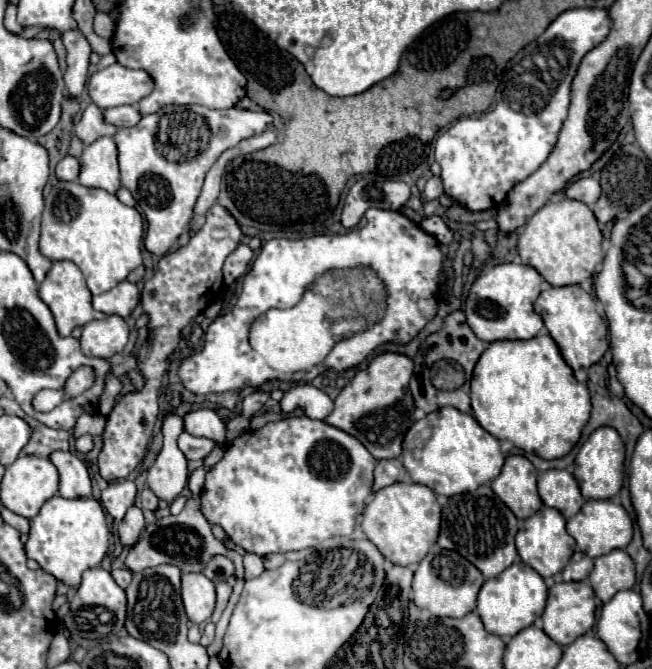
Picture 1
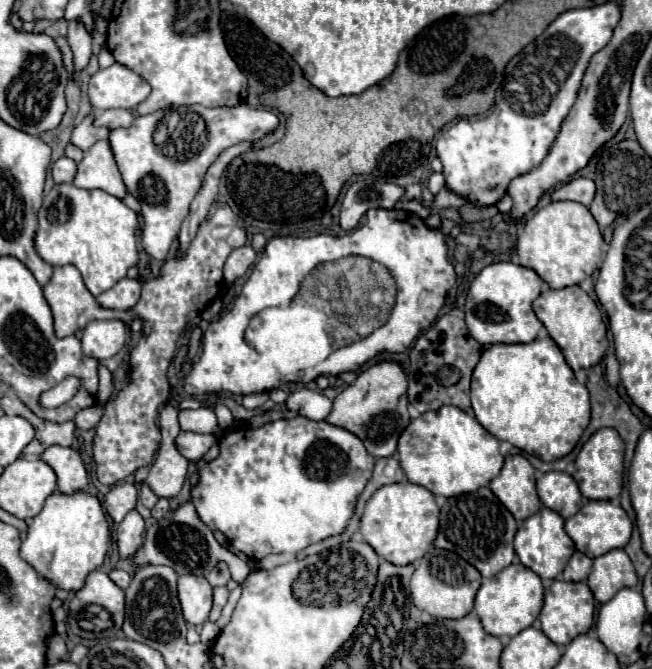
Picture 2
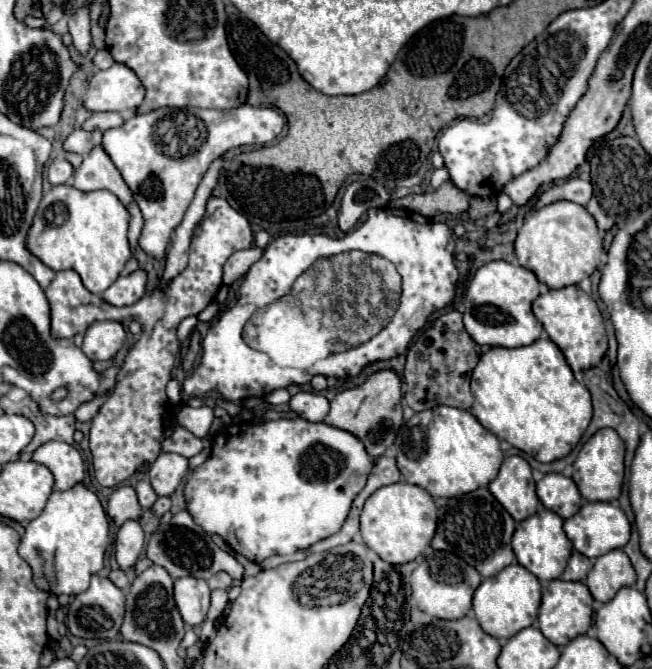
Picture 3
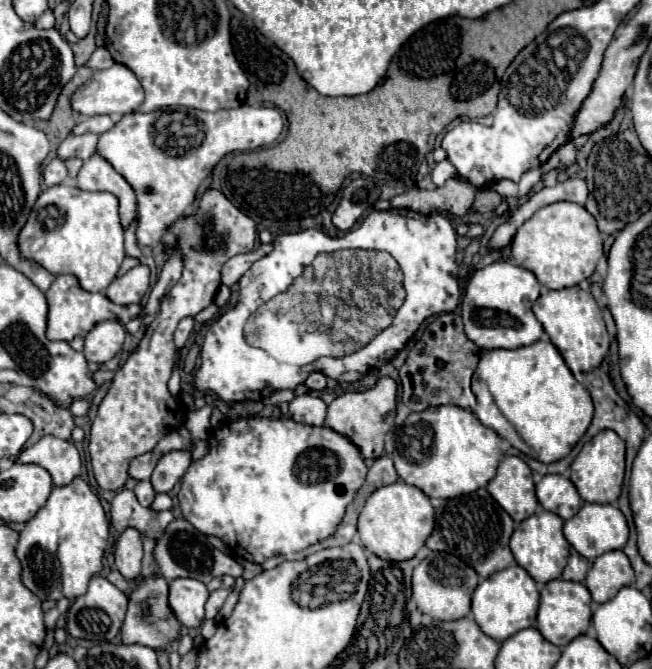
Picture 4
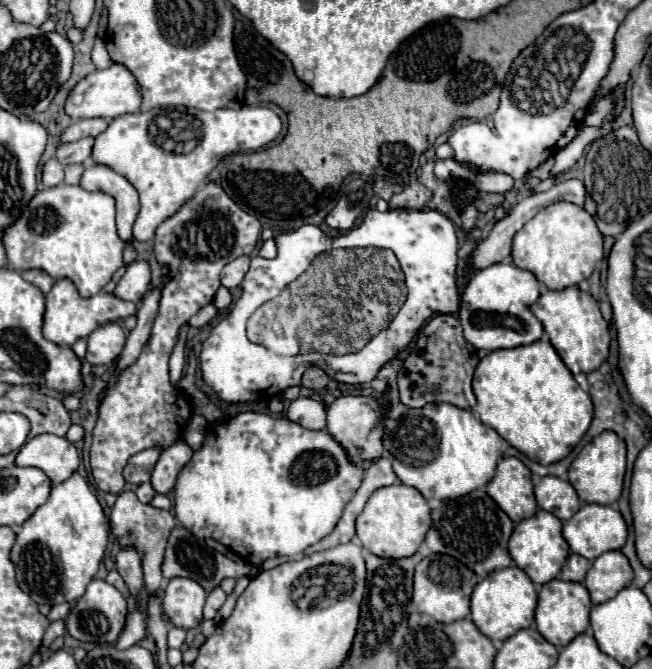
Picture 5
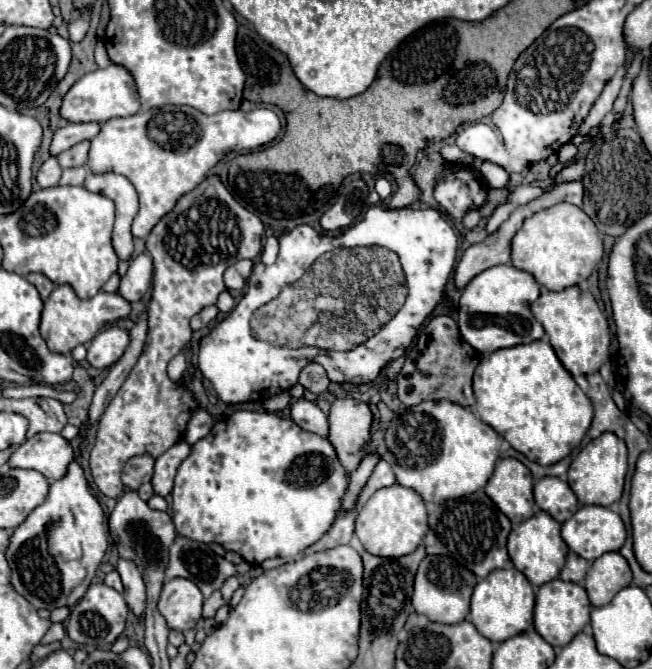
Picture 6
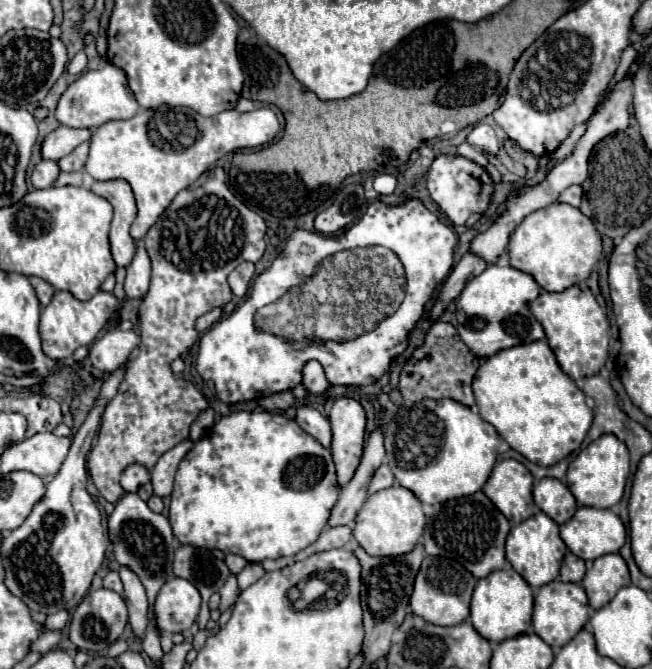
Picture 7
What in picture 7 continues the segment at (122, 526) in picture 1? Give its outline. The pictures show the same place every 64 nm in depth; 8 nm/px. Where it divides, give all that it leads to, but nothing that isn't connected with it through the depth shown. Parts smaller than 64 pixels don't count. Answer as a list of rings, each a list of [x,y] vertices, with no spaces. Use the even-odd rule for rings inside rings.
[[[120,568],[120,578],[124,584],[124,600],[128,604],[128,614],[130,614],[128,622],[132,626],[132,634],[136,636],[136,640],[140,640],[140,632],[146,632],[150,624],[148,598],[146,598],[144,586],[136,578],[136,574],[132,574],[132,570]]]

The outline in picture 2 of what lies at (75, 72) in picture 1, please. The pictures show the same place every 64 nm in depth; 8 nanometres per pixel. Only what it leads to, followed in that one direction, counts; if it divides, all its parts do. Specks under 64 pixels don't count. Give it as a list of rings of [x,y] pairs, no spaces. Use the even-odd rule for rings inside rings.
[[[80,20],[68,22],[68,42],[74,52],[74,72],[78,74],[86,64],[92,54],[92,44],[90,44],[90,32]]]

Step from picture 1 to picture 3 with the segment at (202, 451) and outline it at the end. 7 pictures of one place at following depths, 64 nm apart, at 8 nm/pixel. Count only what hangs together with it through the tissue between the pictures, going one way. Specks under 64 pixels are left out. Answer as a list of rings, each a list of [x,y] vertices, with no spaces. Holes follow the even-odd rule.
[[[182,426],[174,428],[174,434],[162,440],[162,450],[160,452],[176,452],[186,458],[192,458],[198,454],[204,446],[208,446],[210,438],[196,438],[192,432],[184,430]]]

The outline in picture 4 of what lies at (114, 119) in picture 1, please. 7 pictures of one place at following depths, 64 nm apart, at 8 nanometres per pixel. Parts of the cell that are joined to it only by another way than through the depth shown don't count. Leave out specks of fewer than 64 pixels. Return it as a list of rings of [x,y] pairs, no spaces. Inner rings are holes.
[[[90,116],[90,118],[82,118],[82,120],[74,126],[72,134],[76,134],[76,136],[86,134],[86,132],[102,134],[102,132],[110,130],[112,126],[114,126],[114,118],[110,118],[110,116]]]

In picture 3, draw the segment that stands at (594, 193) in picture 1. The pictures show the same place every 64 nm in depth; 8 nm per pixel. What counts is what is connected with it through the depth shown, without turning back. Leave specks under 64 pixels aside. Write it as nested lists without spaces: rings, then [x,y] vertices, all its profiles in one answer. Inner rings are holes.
[[[570,178],[564,184],[554,184],[546,192],[542,192],[536,198],[536,202],[532,204],[532,210],[538,210],[538,208],[552,204],[552,202],[558,202],[558,200],[570,200],[570,202],[586,206],[590,198],[592,198],[592,184],[588,180]]]

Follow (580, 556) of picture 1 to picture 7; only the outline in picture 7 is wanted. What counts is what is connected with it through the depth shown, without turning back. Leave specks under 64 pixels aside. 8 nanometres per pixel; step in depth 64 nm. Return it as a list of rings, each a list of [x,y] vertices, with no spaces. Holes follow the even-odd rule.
[[[568,552],[564,558],[564,564],[560,568],[560,580],[562,582],[582,582],[584,572],[586,572],[584,560],[580,560],[572,552]]]

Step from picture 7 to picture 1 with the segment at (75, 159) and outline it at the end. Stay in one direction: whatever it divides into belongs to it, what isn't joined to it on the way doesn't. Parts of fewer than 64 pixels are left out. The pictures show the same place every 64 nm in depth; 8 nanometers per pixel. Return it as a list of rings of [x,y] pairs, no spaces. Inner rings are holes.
[[[90,104],[84,114],[82,114],[82,120],[76,124],[74,128],[74,136],[84,144],[92,144],[96,138],[102,138],[102,136],[114,136],[116,134],[116,128],[114,126],[108,126],[104,120],[102,120],[102,110],[96,106],[96,104]]]

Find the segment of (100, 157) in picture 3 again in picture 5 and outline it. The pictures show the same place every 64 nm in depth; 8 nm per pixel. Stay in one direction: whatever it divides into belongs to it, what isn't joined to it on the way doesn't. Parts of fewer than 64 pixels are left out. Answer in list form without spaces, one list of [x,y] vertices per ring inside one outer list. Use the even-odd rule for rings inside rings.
[[[92,164],[84,170],[80,186],[90,192],[106,192],[116,200],[118,236],[124,244],[128,244],[128,240],[132,240],[132,224],[140,208],[136,188],[124,176],[116,174],[108,166],[98,164]]]

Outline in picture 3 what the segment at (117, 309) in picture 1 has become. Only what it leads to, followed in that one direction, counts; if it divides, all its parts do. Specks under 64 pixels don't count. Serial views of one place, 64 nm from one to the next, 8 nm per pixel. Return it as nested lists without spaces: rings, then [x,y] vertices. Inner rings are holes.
[[[138,268],[128,276],[120,276],[104,294],[102,298],[112,306],[130,306],[138,302],[146,294],[148,274],[146,270]]]

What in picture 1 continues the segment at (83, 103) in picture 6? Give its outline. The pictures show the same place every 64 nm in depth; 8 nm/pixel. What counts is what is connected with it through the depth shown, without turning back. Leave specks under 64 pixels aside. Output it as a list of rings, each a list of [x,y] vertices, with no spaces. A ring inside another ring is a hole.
[[[118,62],[98,70],[88,80],[88,94],[92,102],[106,110],[112,106],[134,106],[154,90],[148,72],[120,66]]]

